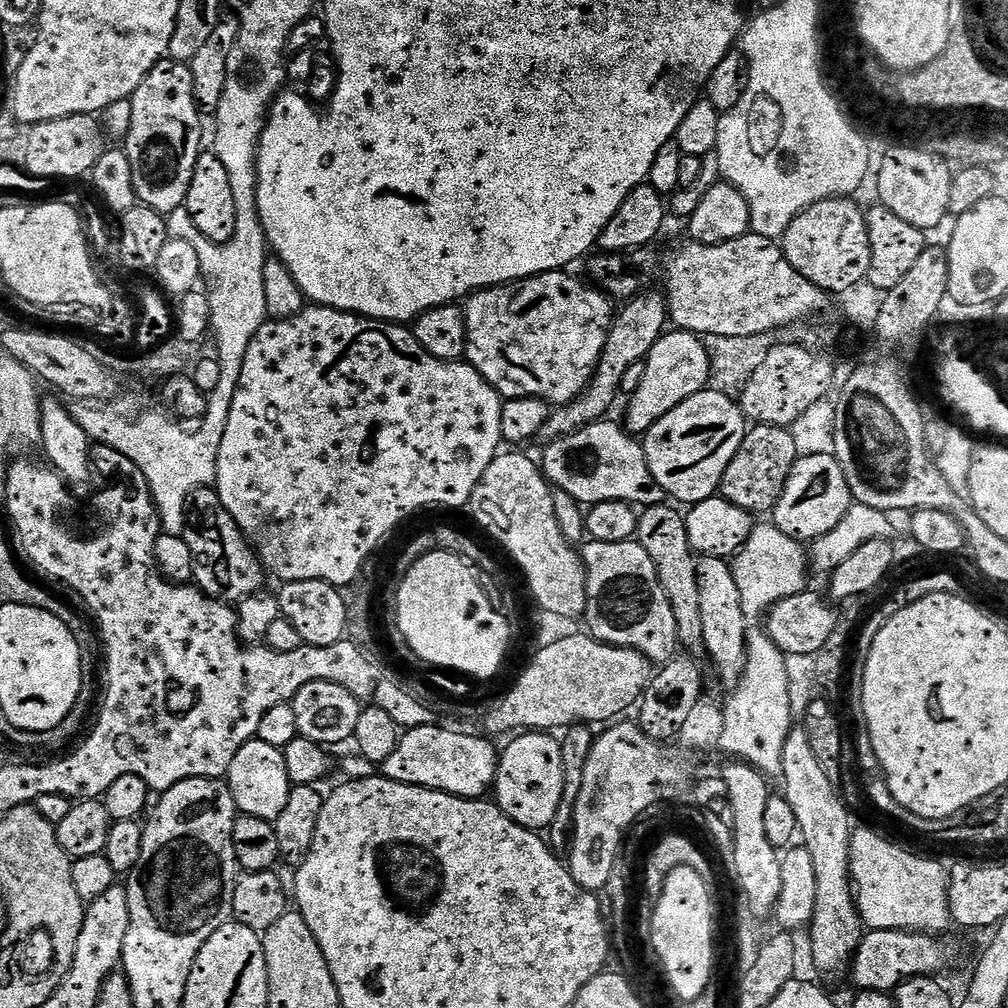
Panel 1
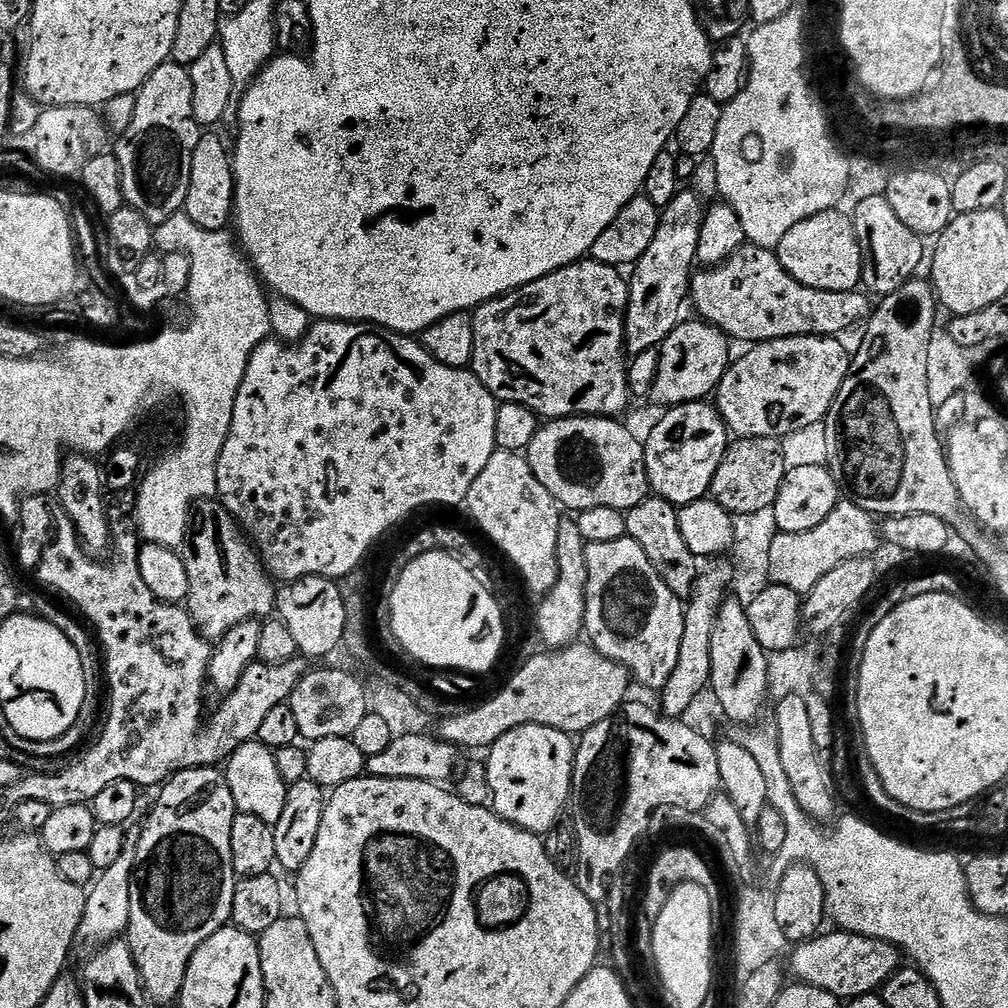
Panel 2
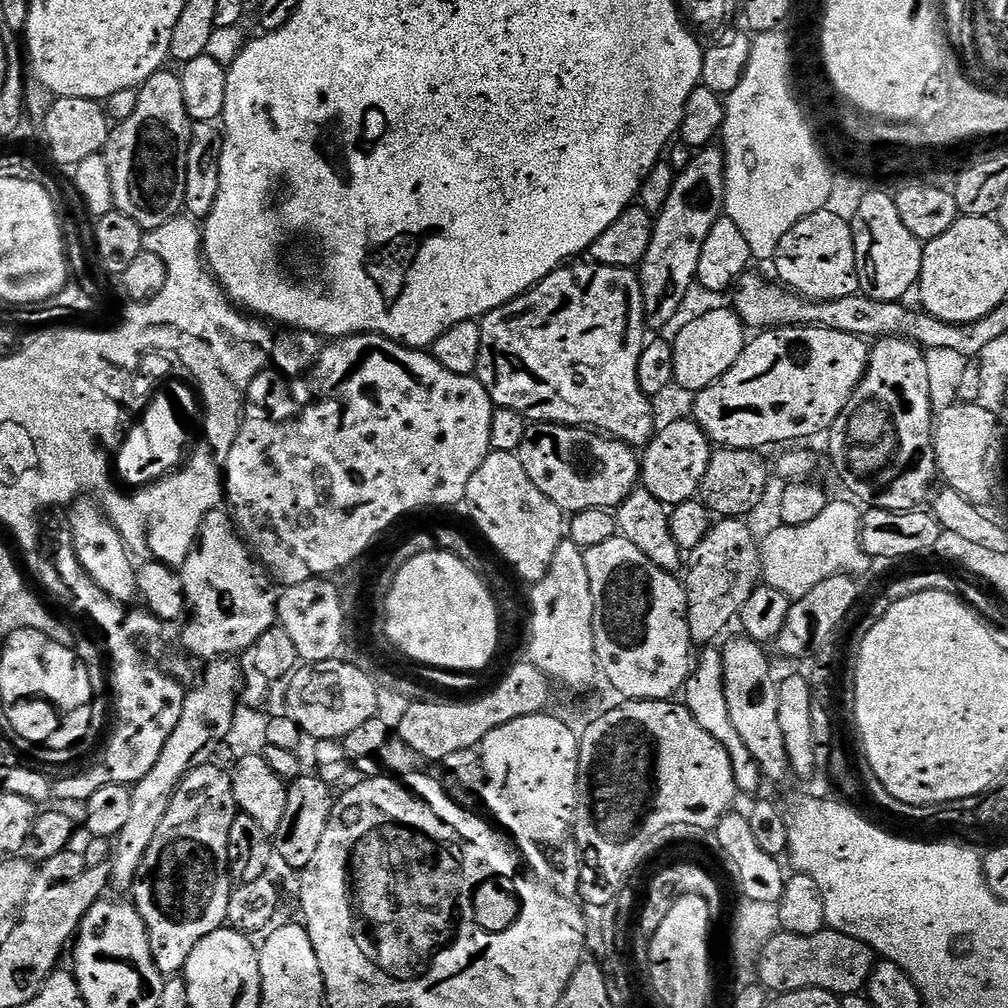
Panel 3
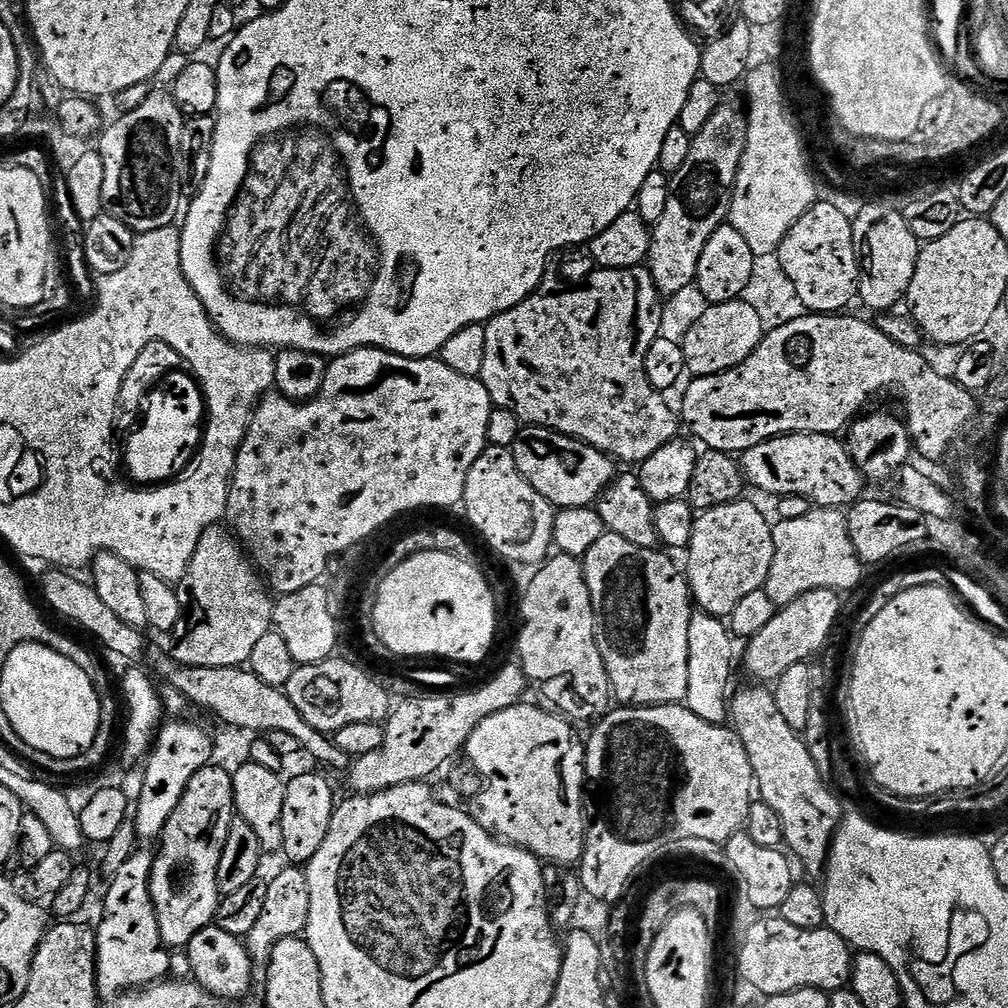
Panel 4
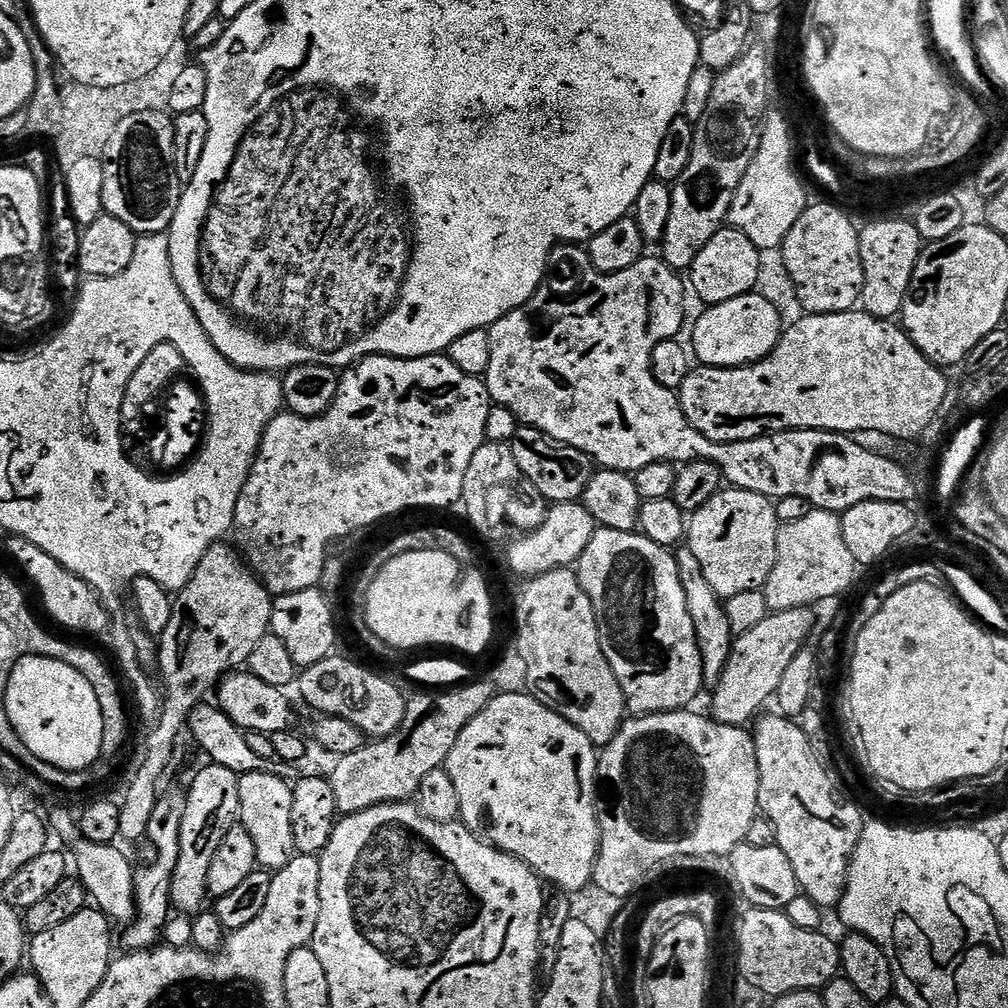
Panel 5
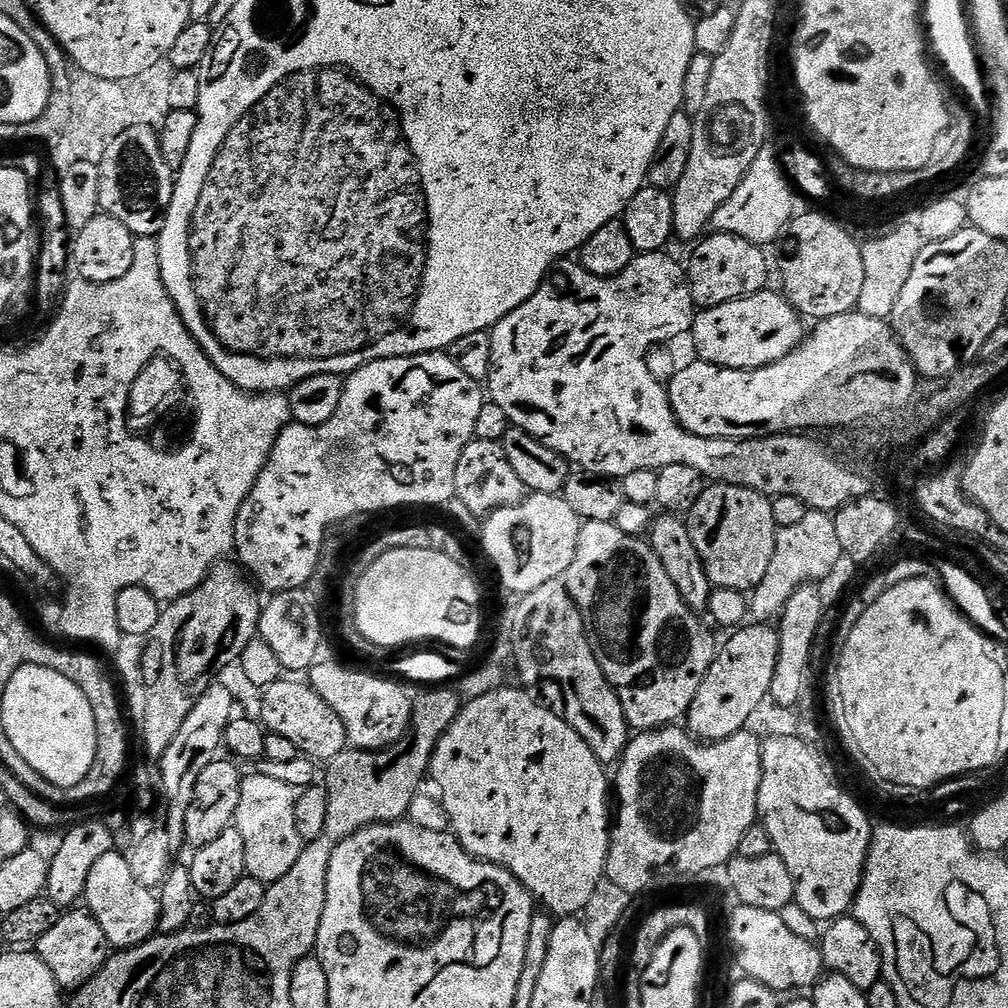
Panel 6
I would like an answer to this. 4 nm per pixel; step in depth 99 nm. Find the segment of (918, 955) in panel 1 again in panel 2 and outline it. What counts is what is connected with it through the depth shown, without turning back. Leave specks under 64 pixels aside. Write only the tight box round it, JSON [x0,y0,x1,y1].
[792,931,902,1002]

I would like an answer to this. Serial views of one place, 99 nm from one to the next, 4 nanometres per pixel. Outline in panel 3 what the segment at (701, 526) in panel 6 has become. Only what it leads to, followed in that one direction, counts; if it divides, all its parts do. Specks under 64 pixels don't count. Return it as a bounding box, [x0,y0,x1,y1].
[686,518,762,646]

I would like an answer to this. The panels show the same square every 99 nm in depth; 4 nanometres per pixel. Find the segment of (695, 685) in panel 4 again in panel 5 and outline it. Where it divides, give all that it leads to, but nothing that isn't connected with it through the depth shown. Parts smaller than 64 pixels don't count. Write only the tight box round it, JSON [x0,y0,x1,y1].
[674,546,734,686]

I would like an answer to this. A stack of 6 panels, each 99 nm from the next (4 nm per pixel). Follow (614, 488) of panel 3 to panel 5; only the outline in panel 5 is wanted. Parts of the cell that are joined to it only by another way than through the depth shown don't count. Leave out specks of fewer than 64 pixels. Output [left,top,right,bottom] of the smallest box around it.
[510,426,594,504]

